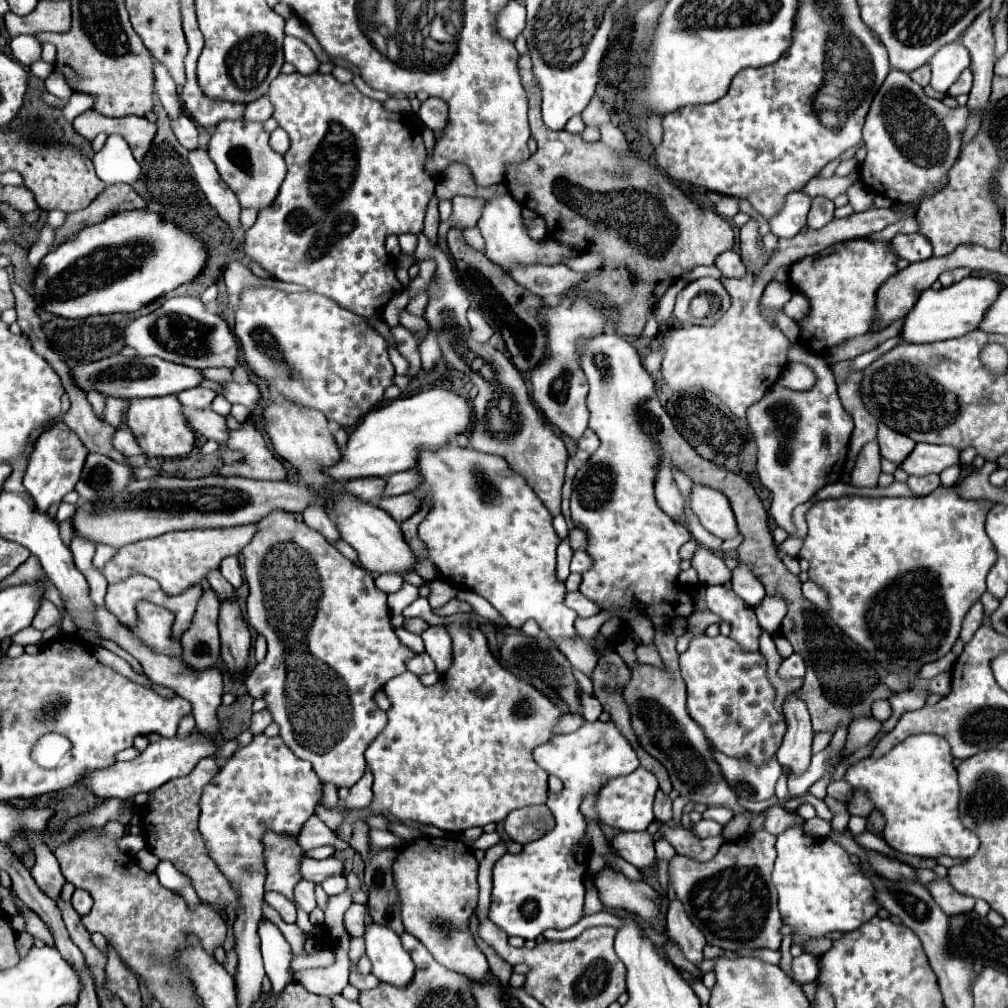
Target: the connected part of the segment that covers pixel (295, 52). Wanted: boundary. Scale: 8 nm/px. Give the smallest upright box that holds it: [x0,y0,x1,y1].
[284,36,320,76]

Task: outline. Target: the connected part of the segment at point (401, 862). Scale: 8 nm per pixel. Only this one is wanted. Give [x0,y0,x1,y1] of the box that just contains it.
[392,836,490,982]

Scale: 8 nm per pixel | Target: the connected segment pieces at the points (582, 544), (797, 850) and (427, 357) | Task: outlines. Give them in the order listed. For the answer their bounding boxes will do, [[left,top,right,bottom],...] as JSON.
[[568,528,586,550],[772,824,880,946],[420,328,440,370]]

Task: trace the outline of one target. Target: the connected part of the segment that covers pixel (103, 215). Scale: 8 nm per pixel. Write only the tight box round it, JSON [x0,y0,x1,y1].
[56,184,146,242]

